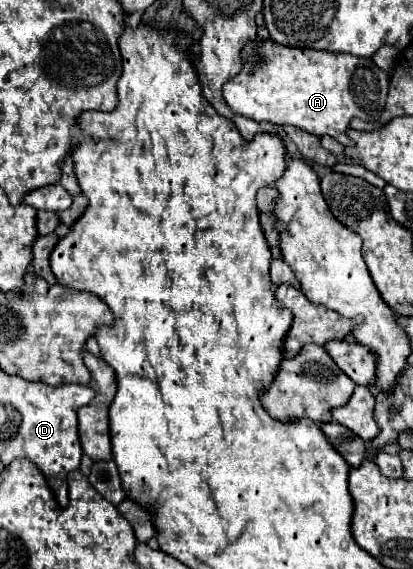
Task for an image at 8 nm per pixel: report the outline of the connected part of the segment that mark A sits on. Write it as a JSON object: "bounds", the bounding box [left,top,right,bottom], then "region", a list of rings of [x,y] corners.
{"bounds":[224,38,388,146],"region":[[[272,38],[248,40],[240,52],[242,70],[224,84],[224,100],[228,106],[246,118],[256,122],[270,122],[276,126],[292,124],[316,136],[332,136],[344,146],[352,146],[354,142],[346,134],[352,118],[360,118],[366,122],[376,122],[384,112],[384,102],[388,96],[388,76],[372,62],[372,58],[356,58],[352,54],[336,54],[324,50],[310,48],[292,48],[274,42]]]}

